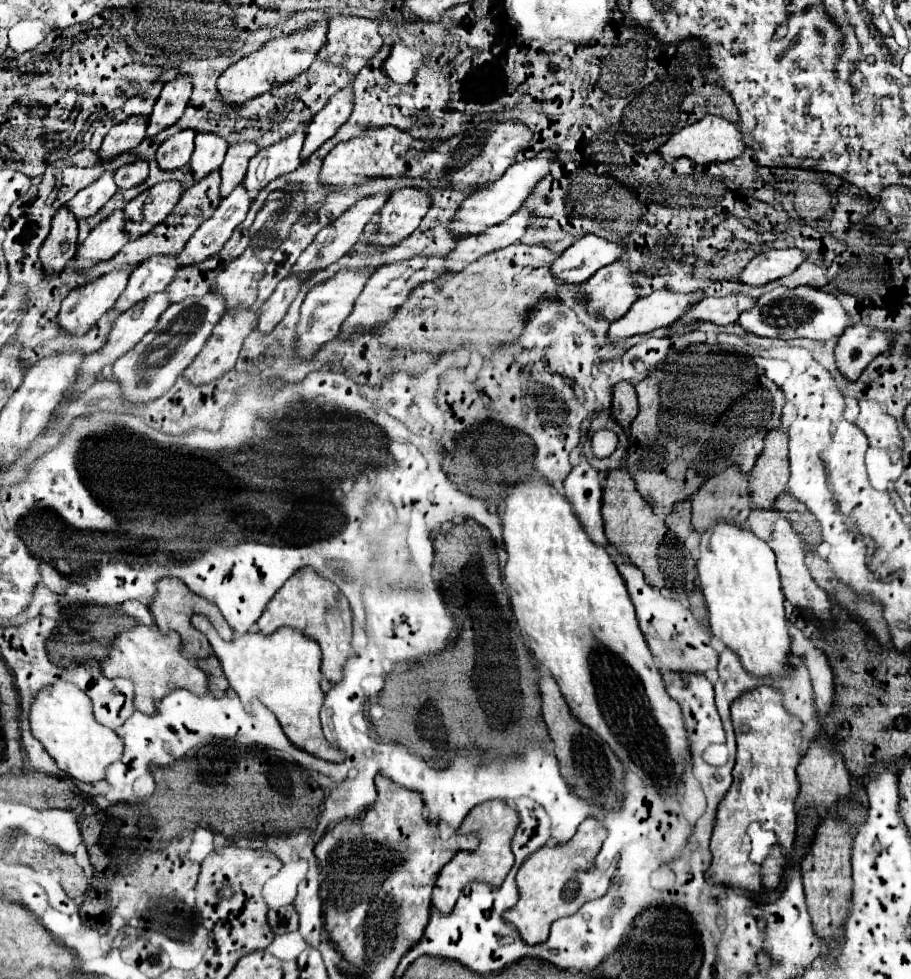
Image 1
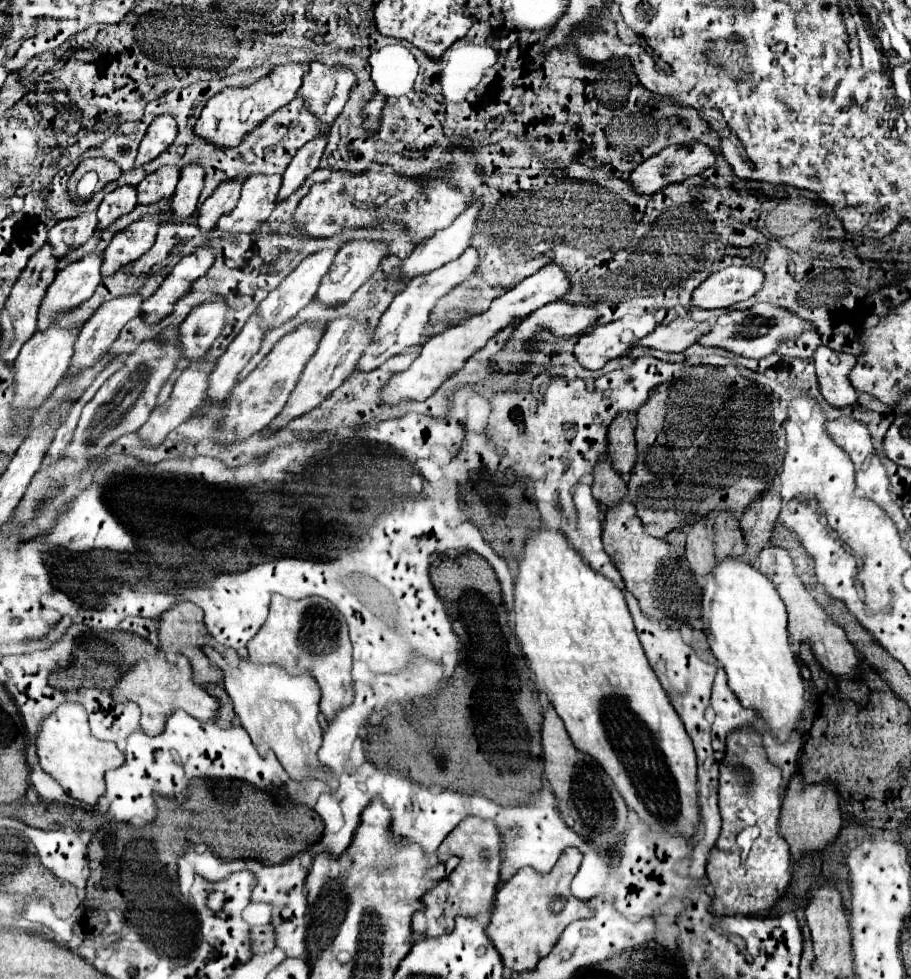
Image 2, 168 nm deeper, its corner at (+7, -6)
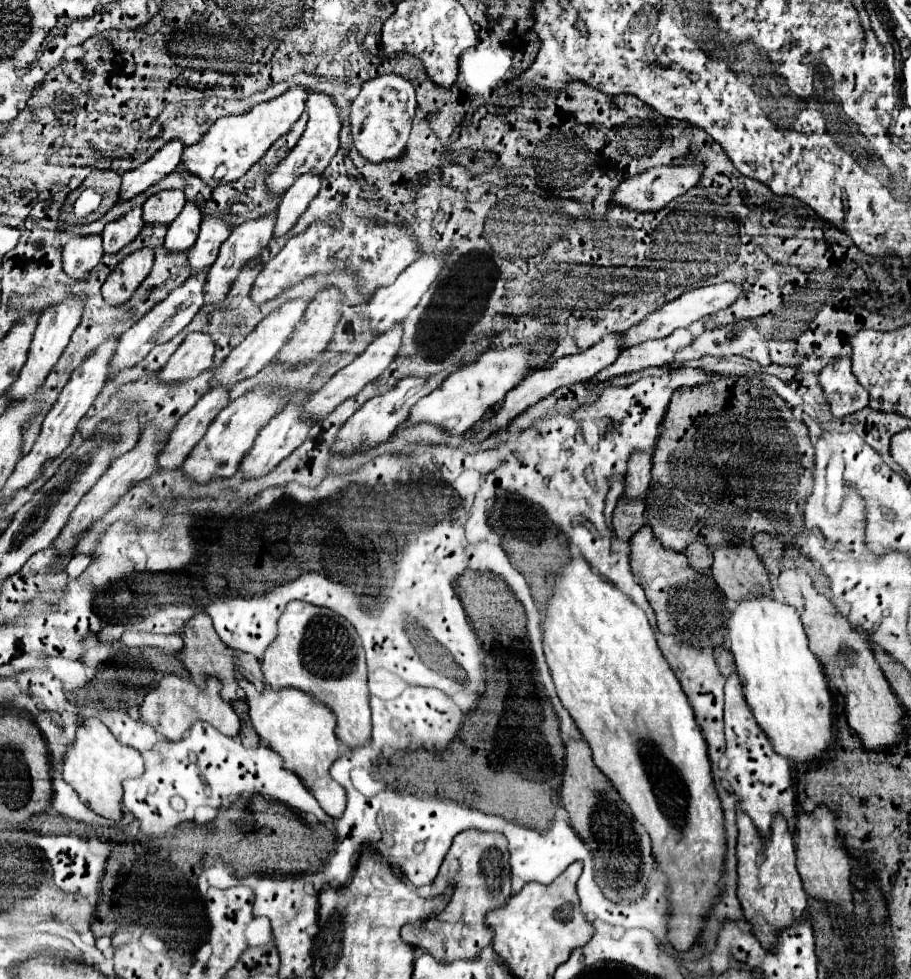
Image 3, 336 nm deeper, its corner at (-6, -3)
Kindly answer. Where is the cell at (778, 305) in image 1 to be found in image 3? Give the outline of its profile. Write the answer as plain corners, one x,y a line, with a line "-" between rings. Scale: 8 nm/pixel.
740,321
736,325
704,331
700,337
696,337
696,341
692,341
686,349
680,349
674,355
674,363
700,359
704,355
714,355
714,357
742,355
746,359
758,361
760,367
770,365
766,339
754,329
750,321

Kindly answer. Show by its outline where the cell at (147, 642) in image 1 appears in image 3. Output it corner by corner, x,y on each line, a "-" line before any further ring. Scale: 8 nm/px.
164,675
156,689
148,691
144,703
140,707
140,719
154,727
154,731
168,741
180,741
184,733
194,725
194,721
206,721
214,725
220,733
234,737
240,733
240,719
234,713
232,705
220,697
222,685
216,679
206,681
206,689
198,689
190,679
182,679
178,675

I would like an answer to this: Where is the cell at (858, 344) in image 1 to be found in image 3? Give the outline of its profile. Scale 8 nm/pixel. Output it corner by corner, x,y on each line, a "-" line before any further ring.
850,357
834,359
820,371
818,383
834,417
856,413
868,405
868,393
850,371

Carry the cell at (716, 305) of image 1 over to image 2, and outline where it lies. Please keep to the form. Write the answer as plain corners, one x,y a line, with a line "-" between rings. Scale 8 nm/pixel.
691,316
687,318
675,318
667,326
657,326
655,332
645,336
637,346
649,346
659,348
665,352
683,352
685,348
693,346
705,332
711,328
711,322
697,322

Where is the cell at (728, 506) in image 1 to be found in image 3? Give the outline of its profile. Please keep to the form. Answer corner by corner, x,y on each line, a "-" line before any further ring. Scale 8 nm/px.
748,545
718,547
714,551
712,577
732,601
742,601
752,595
774,597
764,565

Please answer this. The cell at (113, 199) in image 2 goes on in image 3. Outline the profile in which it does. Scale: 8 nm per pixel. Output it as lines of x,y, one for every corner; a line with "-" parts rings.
136,207
132,209
128,215
124,215
118,221
112,221
104,227
102,233
102,243
104,243
104,253
118,253
124,245
132,243
140,229
142,229
142,209

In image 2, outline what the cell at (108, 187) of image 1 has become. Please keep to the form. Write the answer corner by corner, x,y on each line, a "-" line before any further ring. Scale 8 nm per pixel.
97,210
59,220
49,230
49,244
53,244
55,256
63,258
71,248
77,248
79,244
87,242
95,228
97,228

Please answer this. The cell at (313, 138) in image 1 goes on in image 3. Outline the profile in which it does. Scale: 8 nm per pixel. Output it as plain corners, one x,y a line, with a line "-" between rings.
306,173
298,177
298,181
282,195
282,201
276,207
276,225
274,225
274,237
286,235
300,215
308,209
310,201
316,197
320,189
320,175

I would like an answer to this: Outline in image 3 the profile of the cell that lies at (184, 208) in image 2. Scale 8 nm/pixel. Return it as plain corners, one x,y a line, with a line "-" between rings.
186,203
182,213
168,227
168,233
166,233
166,239
164,239
164,249
168,253
188,251
198,237
200,221
202,221
200,207
196,203

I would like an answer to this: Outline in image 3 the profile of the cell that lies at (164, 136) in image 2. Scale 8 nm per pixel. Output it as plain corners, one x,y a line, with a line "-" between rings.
170,141
158,153
154,153
154,157
148,159
144,165
124,173
118,201
130,201
132,197
144,193
150,185
160,183
168,173
172,173
178,167
182,149
184,145
180,141

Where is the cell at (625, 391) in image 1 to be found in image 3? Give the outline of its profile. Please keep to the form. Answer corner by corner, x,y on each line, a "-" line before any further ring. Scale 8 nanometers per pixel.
634,453
628,463
628,473
624,477
624,499
642,499
650,483
652,461
648,453

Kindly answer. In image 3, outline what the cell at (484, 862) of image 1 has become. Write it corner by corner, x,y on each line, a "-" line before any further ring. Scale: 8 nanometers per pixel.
468,829
456,835
440,867
440,873
432,883
432,897
442,895
450,885
454,887
454,893
442,913
402,927
402,941
408,941
410,947
424,949
436,961
444,963
474,959
484,947
492,943
492,931
484,925
484,917
510,899
510,863
506,837
500,833
482,833
476,829

